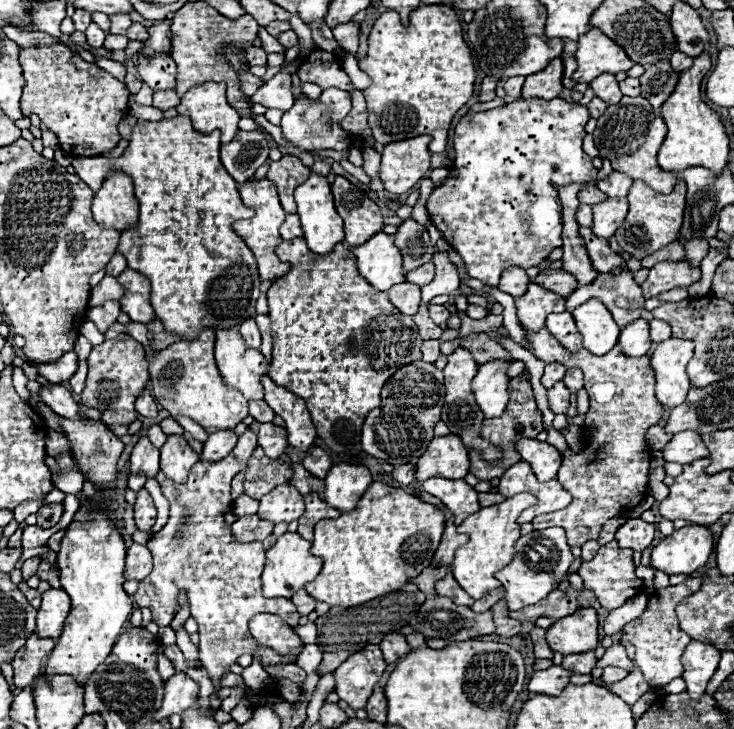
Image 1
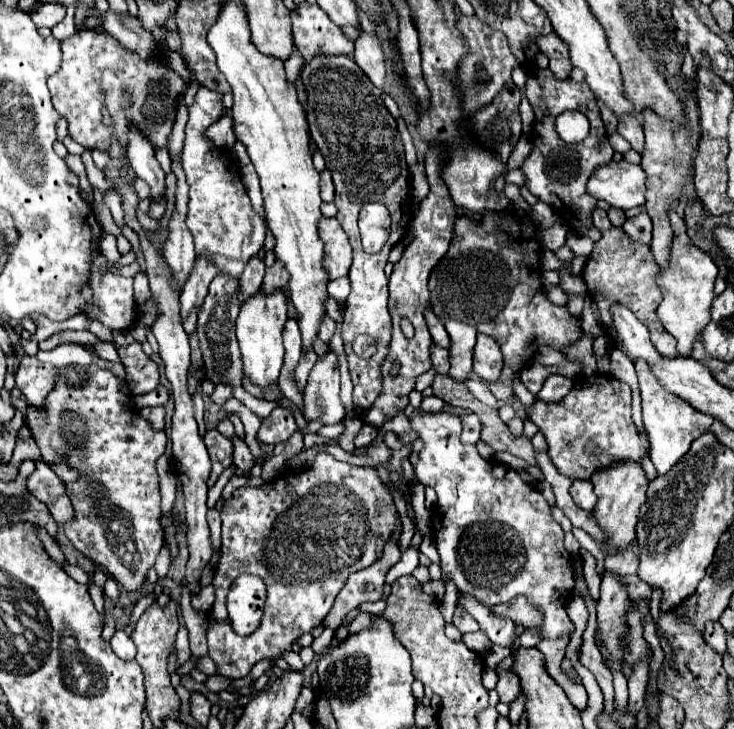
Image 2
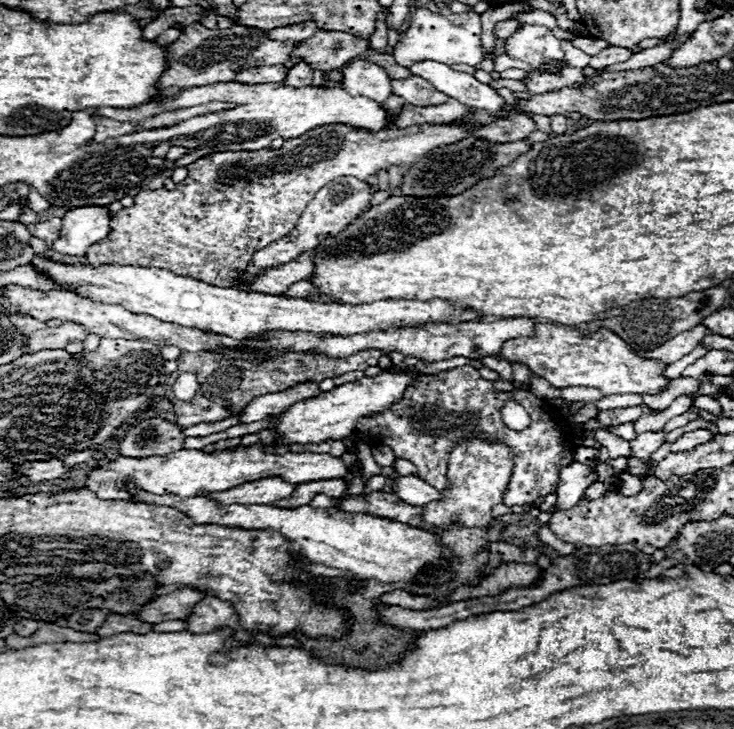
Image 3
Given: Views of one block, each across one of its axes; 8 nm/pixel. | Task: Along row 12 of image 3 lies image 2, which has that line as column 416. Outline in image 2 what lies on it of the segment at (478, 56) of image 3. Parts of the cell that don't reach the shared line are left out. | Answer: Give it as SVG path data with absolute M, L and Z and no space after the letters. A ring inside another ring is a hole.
M414 414L410 418L410 428L422 440L422 450L414 464L414 476L436 490L438 502L432 512L434 540L442 558L442 570L454 580L456 588L472 594L484 606L510 602L514 596L524 594L544 612L544 624L538 628L542 638L560 638L564 632L572 634L574 624L566 614L566 602L574 588L572 556L564 548L564 530L552 518L546 498L536 488L522 482L516 470L506 470L498 460L484 460L476 446L462 444L462 418L458 414Z

